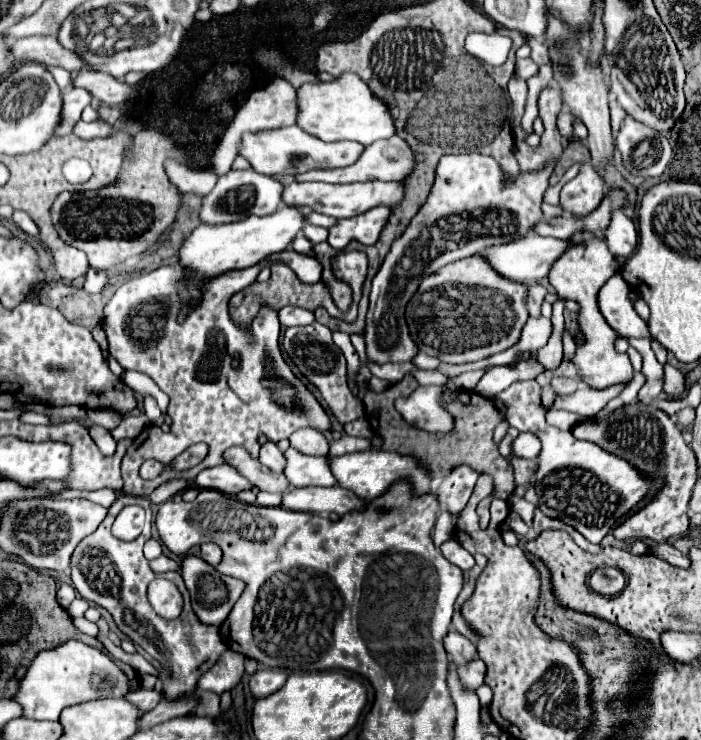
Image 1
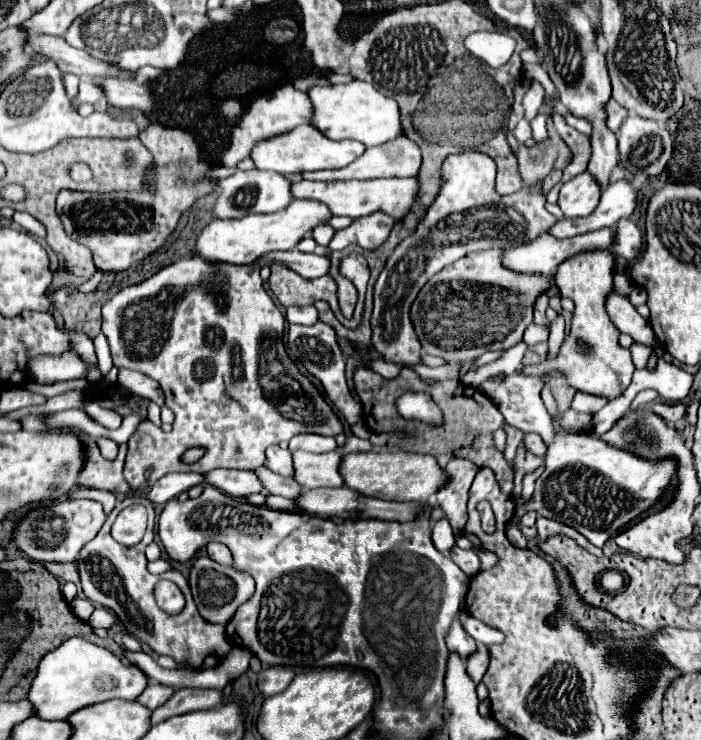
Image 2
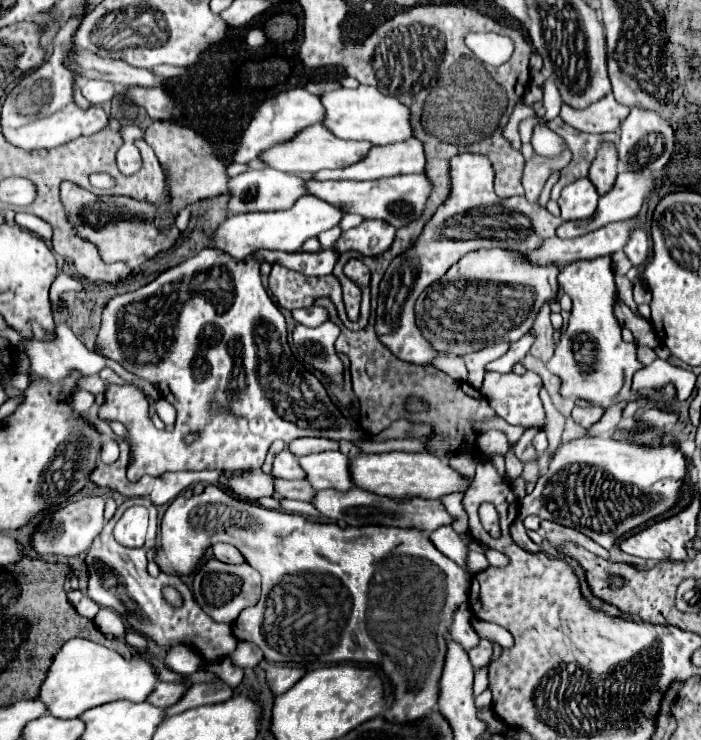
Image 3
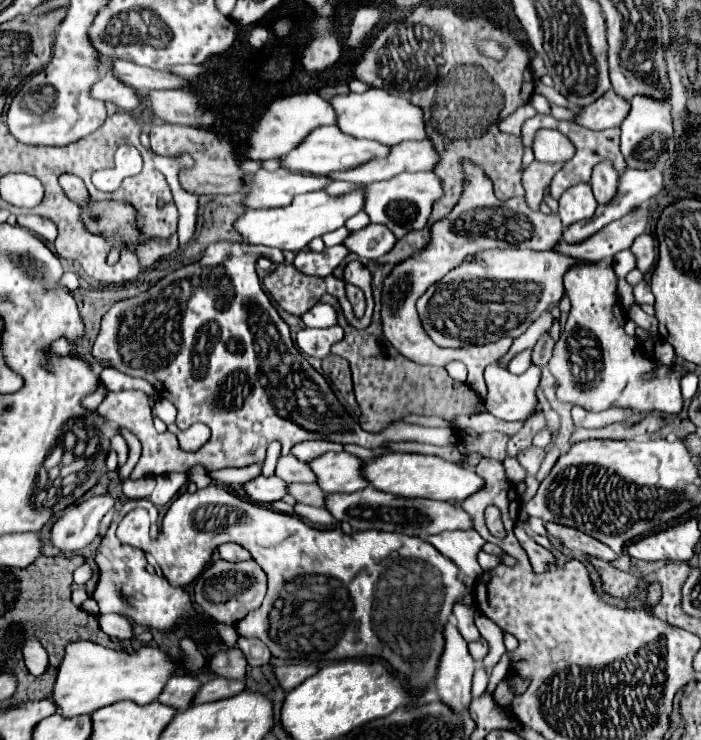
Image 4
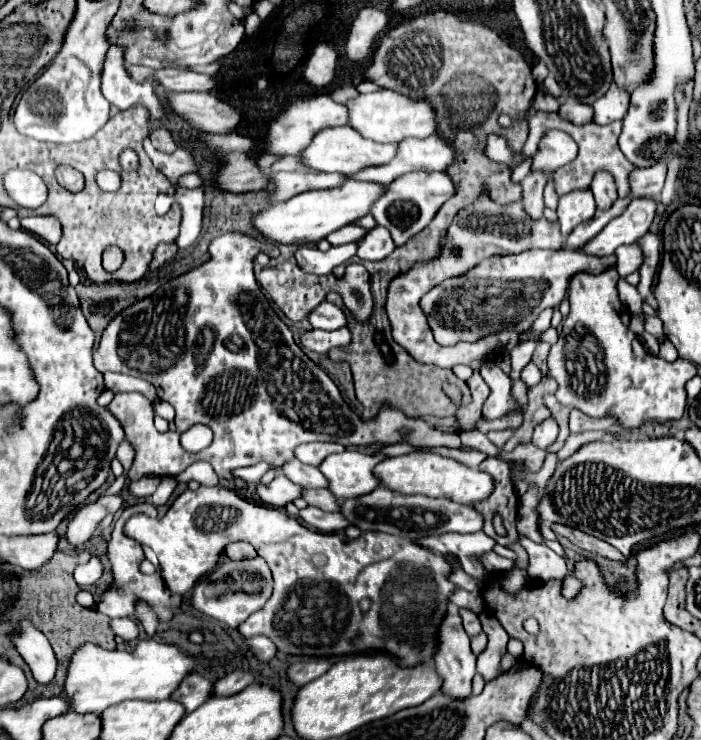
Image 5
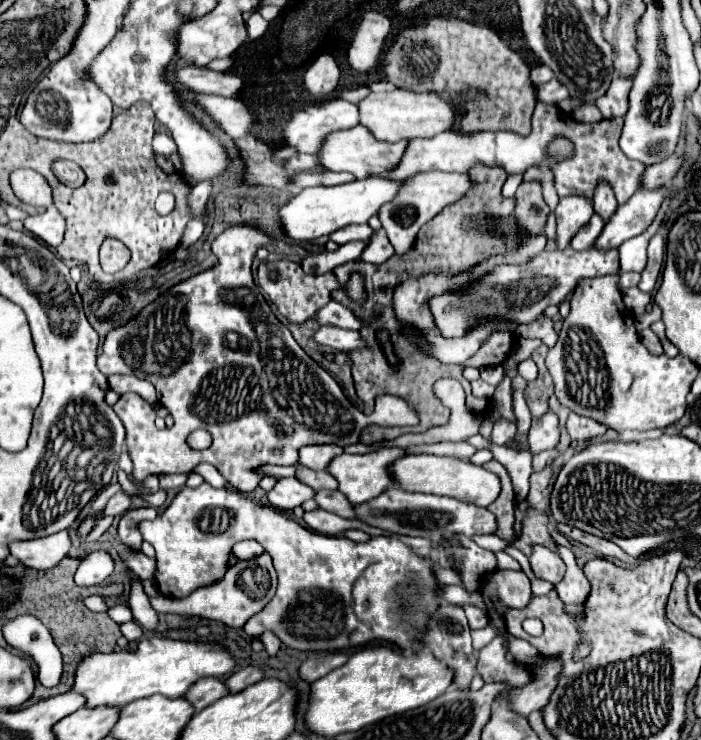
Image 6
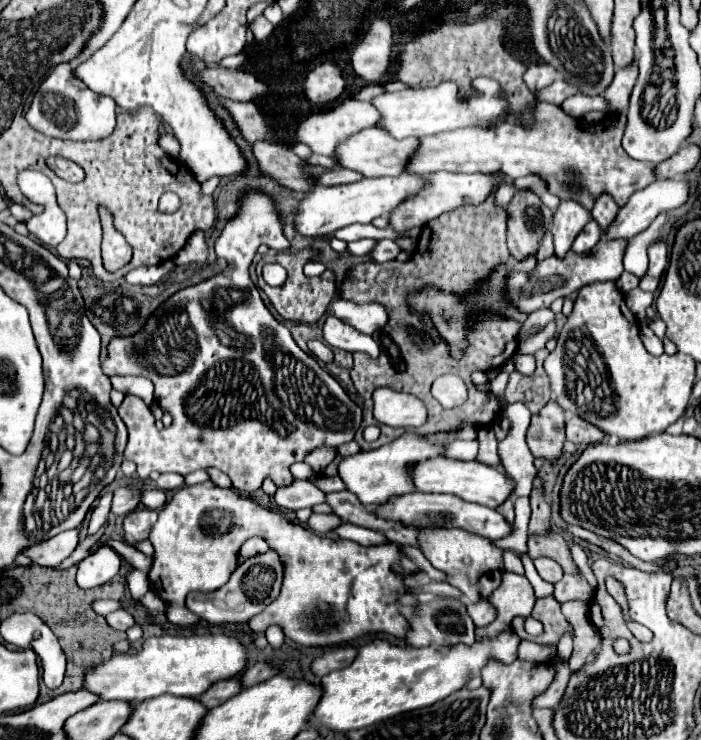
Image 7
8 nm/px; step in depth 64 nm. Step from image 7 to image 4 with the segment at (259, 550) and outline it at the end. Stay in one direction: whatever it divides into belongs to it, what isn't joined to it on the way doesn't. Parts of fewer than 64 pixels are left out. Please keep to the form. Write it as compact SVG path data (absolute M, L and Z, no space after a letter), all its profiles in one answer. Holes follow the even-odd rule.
M222 544L222 546L218 546L218 554L222 560L228 560L228 562L250 560L250 554L238 544Z

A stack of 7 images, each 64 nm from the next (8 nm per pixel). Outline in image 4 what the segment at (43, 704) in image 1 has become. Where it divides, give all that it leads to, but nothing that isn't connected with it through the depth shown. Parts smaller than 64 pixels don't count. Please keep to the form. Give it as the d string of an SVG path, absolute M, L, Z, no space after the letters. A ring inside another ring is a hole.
M76 640L66 646L64 658L58 666L58 676L52 686L50 700L58 706L58 714L64 718L92 714L96 708L132 700L136 704L154 702L164 688L166 680L172 676L176 664L160 652L156 646L142 646L140 650L128 654L100 646L96 642Z

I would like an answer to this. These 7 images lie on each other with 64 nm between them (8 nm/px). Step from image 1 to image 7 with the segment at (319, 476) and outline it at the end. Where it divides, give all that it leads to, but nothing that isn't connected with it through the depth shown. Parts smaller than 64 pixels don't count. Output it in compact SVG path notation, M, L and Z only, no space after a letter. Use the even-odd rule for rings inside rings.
M404 434L404 436L396 438L394 442L384 444L376 450L360 452L360 454L342 458L342 462L338 464L338 476L346 484L346 490L350 490L364 506L382 504L390 496L414 492L414 486L412 486L410 476L408 476L410 466L416 464L418 460L440 456L442 452L444 452L444 444L428 444L418 434Z

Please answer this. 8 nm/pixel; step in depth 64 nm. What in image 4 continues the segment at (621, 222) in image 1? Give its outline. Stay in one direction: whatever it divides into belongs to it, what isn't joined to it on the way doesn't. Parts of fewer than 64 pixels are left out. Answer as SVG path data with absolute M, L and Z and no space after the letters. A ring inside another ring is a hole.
M642 234L634 240L634 244L630 246L630 252L636 256L636 268L646 274L654 260L656 260L656 246L654 246L654 238L650 234Z

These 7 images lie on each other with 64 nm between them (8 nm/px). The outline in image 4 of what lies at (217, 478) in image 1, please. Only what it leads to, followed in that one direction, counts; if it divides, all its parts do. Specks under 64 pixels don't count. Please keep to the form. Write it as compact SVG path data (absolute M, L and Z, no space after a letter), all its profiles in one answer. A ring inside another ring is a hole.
M258 476L250 482L244 484L244 492L248 498L252 498L254 502L260 502L260 504L270 504L274 500L280 500L284 494L286 494L286 482L280 480L278 476Z

